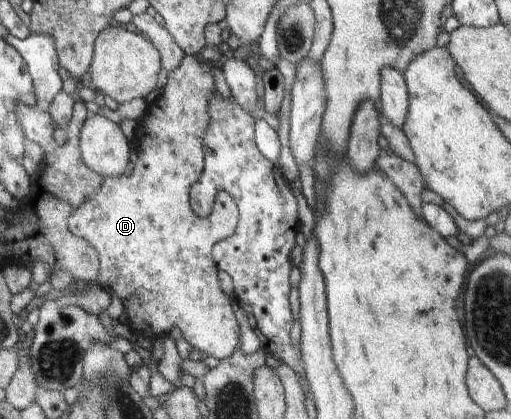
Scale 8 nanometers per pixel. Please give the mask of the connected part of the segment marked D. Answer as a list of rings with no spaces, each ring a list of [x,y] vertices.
[[[186,54],[182,60],[181,65],[167,73],[167,83],[163,87],[163,92],[152,103],[148,104],[145,113],[138,120],[138,127],[135,131],[135,144],[136,150],[134,150],[134,164],[133,173],[131,175],[123,175],[120,177],[102,177],[103,183],[101,187],[95,191],[93,199],[89,197],[82,205],[79,205],[67,219],[68,229],[79,239],[83,239],[85,243],[89,243],[93,247],[93,251],[97,251],[97,257],[99,261],[99,271],[97,271],[97,277],[93,281],[83,281],[83,279],[74,279],[72,293],[78,294],[82,292],[84,299],[86,295],[95,291],[107,293],[111,299],[117,297],[120,299],[123,305],[123,313],[127,315],[126,324],[130,327],[133,333],[137,334],[140,339],[147,337],[147,339],[153,341],[155,338],[164,337],[169,334],[172,328],[179,328],[184,335],[185,341],[189,343],[197,351],[207,354],[217,360],[225,360],[231,357],[235,351],[241,347],[240,337],[240,325],[234,316],[232,309],[225,291],[221,289],[218,268],[215,261],[212,259],[212,248],[221,240],[229,238],[235,232],[238,225],[240,216],[238,213],[237,205],[235,201],[229,196],[227,191],[217,191],[213,208],[211,213],[207,216],[197,216],[190,207],[190,189],[199,180],[199,177],[204,171],[204,147],[203,137],[207,132],[207,125],[209,125],[209,113],[207,113],[207,107],[209,107],[209,101],[213,99],[213,95],[216,95],[217,84],[213,81],[213,73],[211,73],[212,66],[199,57],[193,57]]]

